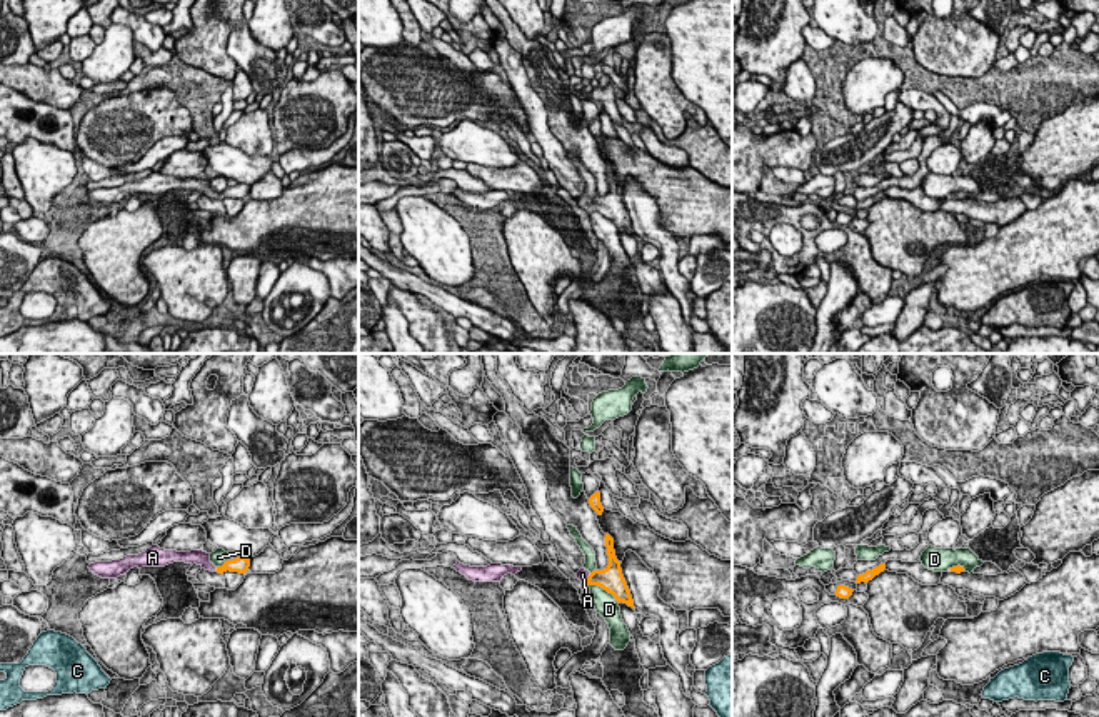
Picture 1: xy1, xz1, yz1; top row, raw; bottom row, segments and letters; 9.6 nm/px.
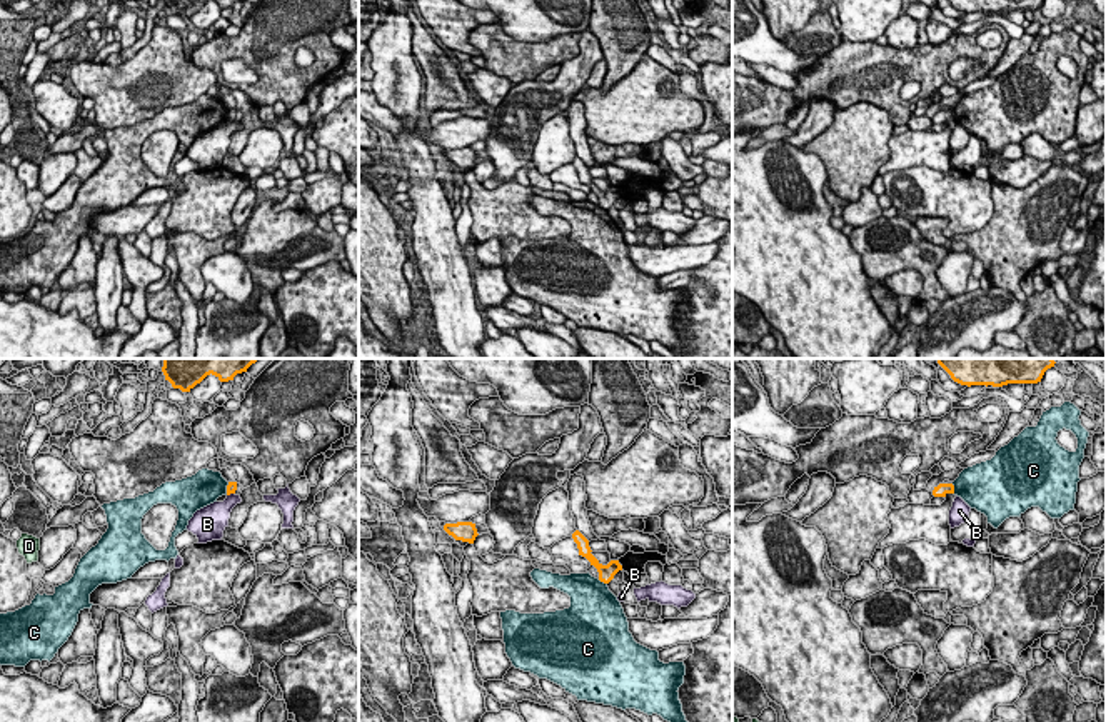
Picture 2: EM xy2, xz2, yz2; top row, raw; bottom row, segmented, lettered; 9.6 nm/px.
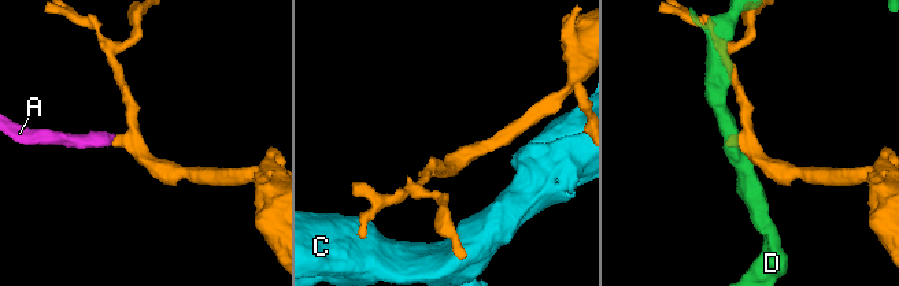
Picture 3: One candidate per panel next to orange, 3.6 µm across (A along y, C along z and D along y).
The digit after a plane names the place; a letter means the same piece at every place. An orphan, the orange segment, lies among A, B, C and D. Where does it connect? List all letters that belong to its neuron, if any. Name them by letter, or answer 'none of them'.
A

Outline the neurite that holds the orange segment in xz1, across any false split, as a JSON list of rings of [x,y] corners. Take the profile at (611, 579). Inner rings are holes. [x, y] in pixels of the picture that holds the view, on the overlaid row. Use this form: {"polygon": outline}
{"polygon": [[[605,534],[605,547],[609,555],[609,565],[604,570],[594,570],[590,574],[589,570],[580,569],[575,575],[582,584],[599,585],[612,594],[619,604],[624,602],[629,607],[635,609],[630,590],[622,575],[620,562],[615,557],[614,539],[609,534]]]}

